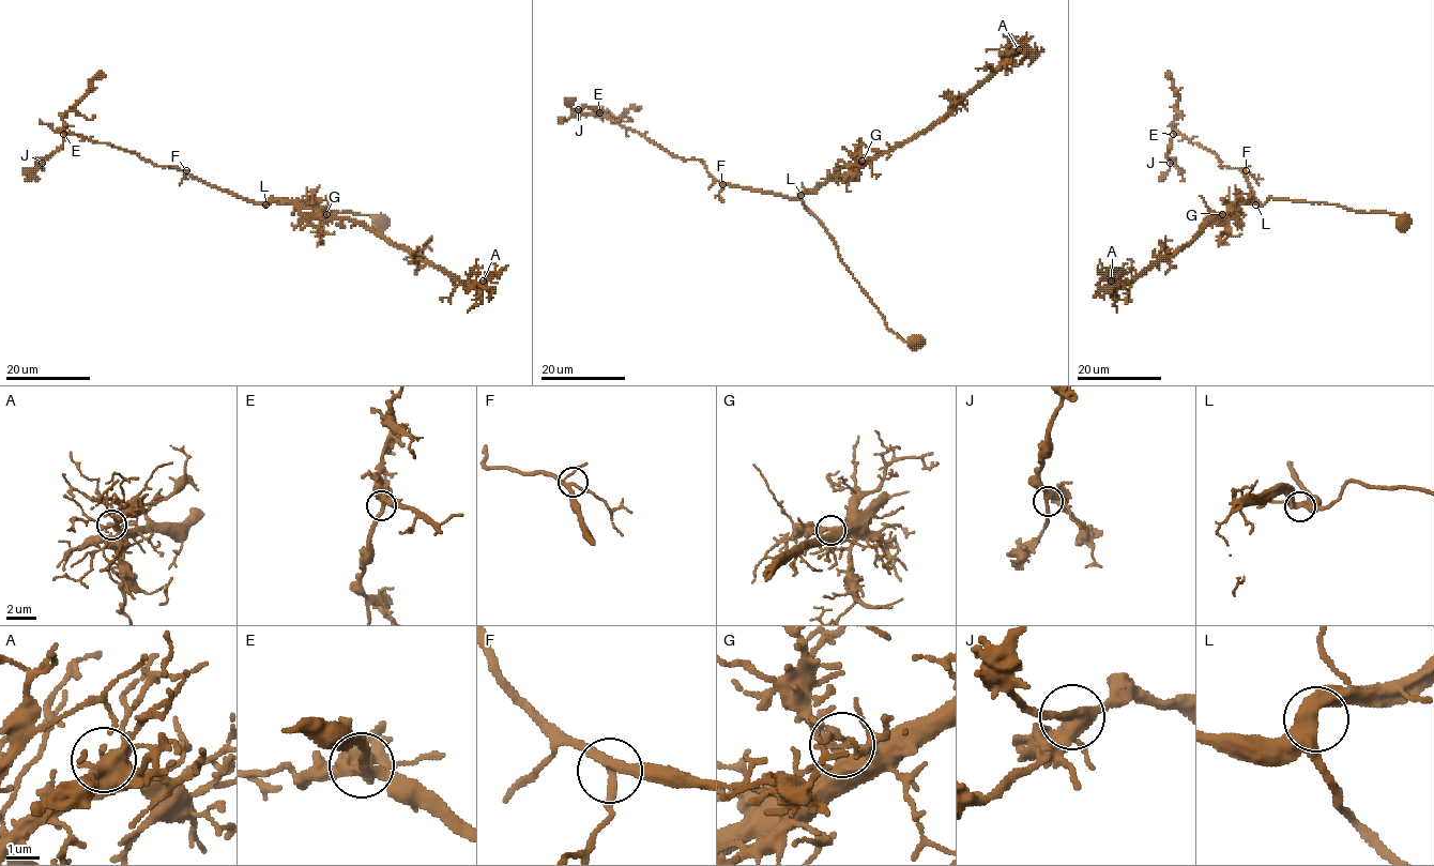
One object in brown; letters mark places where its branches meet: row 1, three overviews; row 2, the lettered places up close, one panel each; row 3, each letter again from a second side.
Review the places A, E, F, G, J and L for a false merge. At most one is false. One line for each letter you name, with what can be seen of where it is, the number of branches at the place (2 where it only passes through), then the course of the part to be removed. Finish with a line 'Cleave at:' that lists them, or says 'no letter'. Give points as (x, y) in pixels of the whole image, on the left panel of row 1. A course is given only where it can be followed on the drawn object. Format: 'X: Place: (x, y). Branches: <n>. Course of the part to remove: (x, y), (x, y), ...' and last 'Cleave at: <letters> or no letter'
Cleave at: no letter

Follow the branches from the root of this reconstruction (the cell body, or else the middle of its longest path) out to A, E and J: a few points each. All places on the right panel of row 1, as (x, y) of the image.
A: (1257, 203), (1244, 201), (1227, 215), (1215, 218), (1189, 243), (1134, 279), (1111, 280)
E: (1257, 203), (1247, 176), (1239, 168), (1221, 166), (1215, 153), (1183, 135), (1173, 134)
J: (1257, 203), (1247, 176), (1239, 168), (1221, 166), (1215, 153), (1183, 135), (1173, 135), (1168, 154), (1170, 163)

